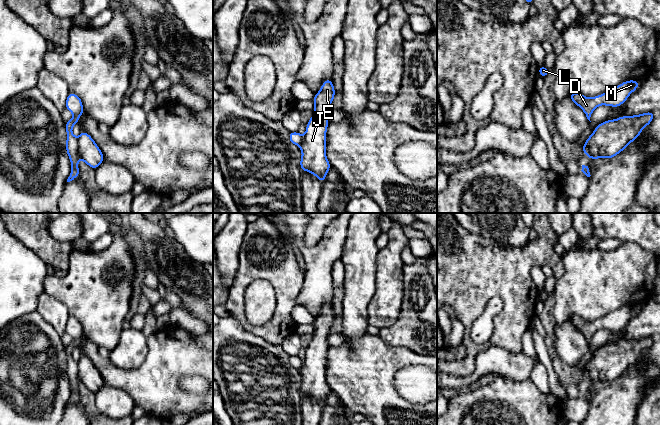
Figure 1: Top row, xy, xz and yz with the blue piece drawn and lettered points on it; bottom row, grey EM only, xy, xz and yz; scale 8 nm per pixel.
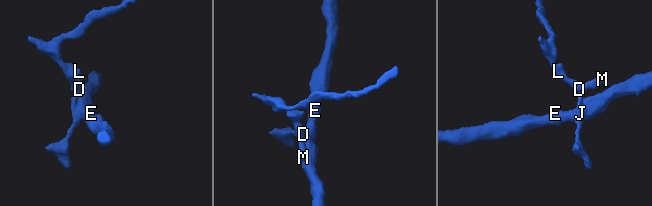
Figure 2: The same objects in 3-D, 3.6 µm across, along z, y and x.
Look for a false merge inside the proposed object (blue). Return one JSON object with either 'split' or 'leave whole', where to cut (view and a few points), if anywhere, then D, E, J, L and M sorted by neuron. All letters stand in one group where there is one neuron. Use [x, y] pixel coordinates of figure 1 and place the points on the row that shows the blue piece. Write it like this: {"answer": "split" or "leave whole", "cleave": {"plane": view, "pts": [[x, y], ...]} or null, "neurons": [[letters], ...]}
{"answer": "split", "cleave": {"plane": "xy", "pts": [[76, 138], [80, 157]]}, "neurons": [["D", "L", "M"], ["E", "J"]]}

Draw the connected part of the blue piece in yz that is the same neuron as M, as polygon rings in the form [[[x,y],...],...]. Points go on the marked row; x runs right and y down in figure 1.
[[[628,80],[596,97],[585,97],[579,92],[571,92],[570,99],[580,107],[590,121],[592,112],[600,105],[619,107],[637,90],[639,81]]]

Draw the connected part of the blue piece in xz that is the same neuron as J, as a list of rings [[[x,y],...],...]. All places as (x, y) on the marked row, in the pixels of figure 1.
[[[327,79],[314,96],[314,114],[311,116],[303,143],[299,146],[302,152],[300,168],[316,176],[322,183],[331,165],[326,157],[326,132],[329,124],[328,110],[335,96],[332,79]]]

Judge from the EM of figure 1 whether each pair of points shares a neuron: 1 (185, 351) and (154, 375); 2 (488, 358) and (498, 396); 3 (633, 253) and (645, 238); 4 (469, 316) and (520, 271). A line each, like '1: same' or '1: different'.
1: same
2: different
3: different
4: same

